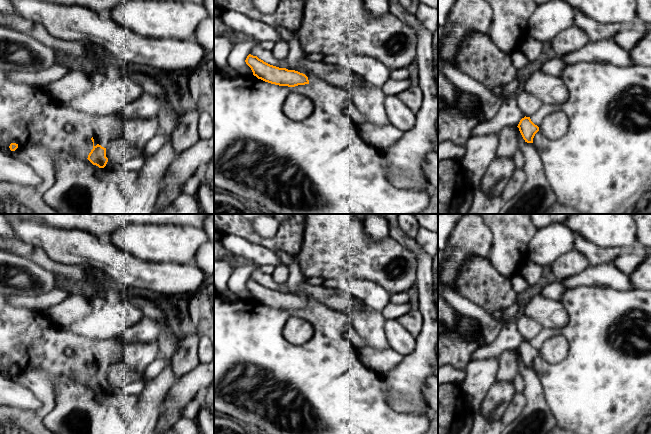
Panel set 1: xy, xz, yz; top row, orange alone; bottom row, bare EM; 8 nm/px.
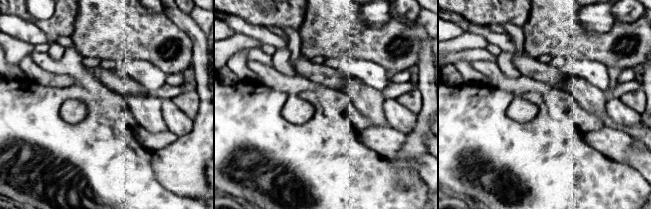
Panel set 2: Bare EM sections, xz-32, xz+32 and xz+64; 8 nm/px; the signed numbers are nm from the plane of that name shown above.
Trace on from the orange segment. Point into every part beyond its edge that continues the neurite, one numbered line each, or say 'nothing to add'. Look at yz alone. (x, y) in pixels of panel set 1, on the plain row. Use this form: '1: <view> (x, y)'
1: yz (554, 350)

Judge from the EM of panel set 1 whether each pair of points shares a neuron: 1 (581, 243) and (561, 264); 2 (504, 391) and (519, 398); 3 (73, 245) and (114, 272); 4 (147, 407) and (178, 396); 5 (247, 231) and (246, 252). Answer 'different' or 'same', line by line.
1: different
2: different
3: same
4: different
5: different

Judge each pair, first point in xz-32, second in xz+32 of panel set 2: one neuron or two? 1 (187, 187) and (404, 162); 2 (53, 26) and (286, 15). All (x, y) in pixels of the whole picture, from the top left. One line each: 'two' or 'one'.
1: one
2: one

